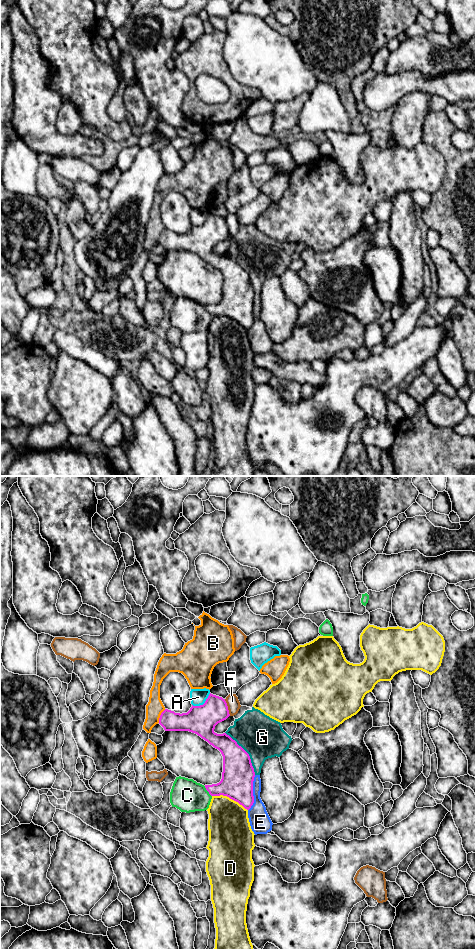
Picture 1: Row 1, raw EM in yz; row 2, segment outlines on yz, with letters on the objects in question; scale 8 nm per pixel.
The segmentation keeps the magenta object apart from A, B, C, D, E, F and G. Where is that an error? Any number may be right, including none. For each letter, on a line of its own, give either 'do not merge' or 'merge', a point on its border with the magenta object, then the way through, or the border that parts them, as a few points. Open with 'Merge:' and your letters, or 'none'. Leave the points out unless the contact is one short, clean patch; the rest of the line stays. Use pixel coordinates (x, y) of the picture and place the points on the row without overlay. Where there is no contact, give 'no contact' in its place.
Merge: none
A: do not merge | yz (203, 224)
B: do not merge | yz (160, 236)
C: do not merge | yz (207, 310)
D: do not merge | yz (230, 318)
E: do not merge | yz (252, 313)
F: do not merge | yz (227, 227)
G: do not merge | yz (247, 273)

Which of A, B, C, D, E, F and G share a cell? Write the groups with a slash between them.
A / B / C / D / E G / F

